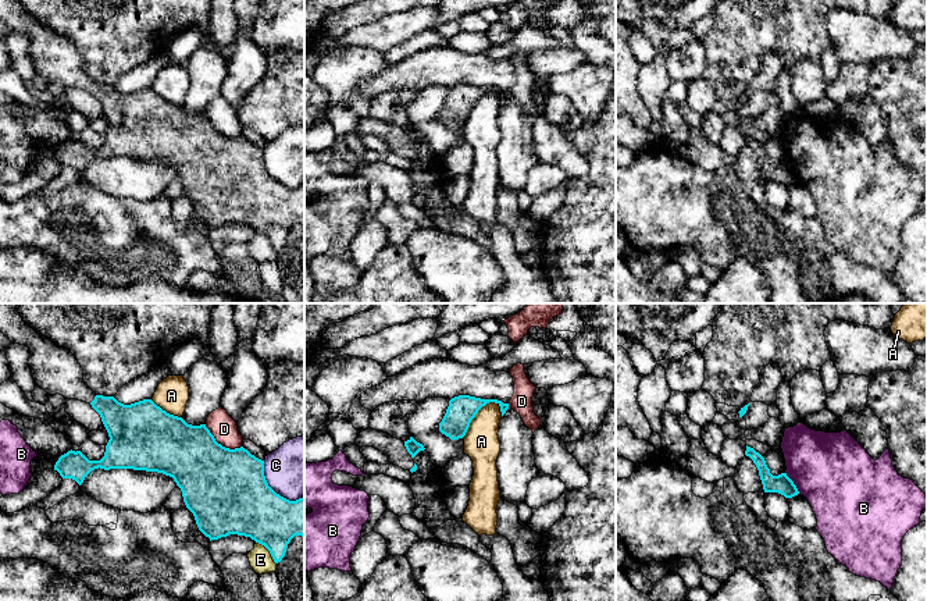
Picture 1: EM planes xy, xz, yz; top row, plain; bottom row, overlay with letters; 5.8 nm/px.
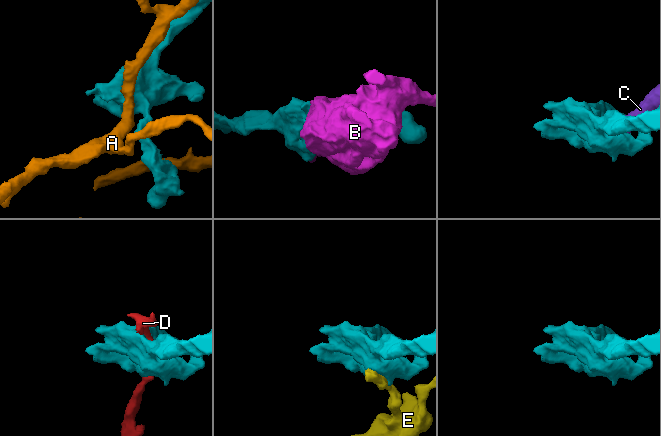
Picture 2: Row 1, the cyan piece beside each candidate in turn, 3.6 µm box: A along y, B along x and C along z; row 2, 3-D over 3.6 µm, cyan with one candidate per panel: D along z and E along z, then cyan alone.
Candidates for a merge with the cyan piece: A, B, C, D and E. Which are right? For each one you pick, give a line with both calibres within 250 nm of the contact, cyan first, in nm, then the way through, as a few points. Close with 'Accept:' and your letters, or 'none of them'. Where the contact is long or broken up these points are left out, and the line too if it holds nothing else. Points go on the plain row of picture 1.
Accept: none of them

